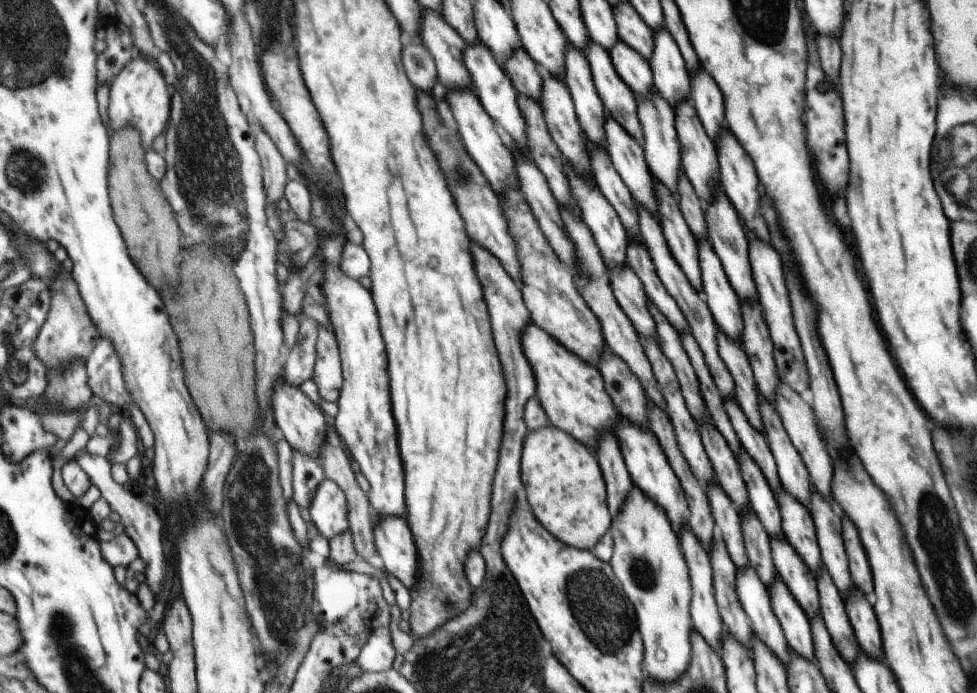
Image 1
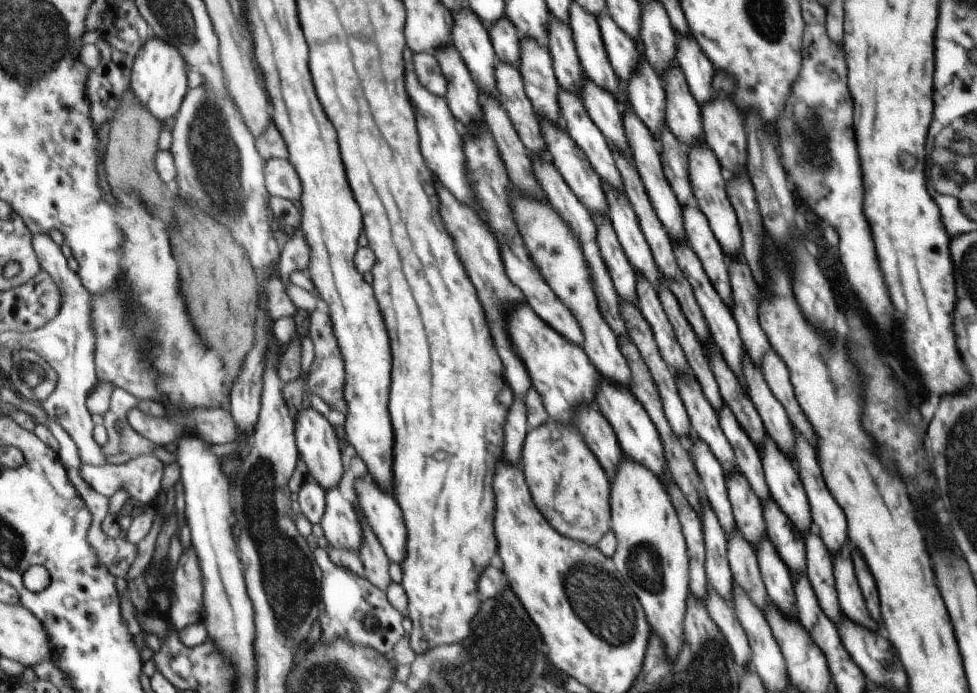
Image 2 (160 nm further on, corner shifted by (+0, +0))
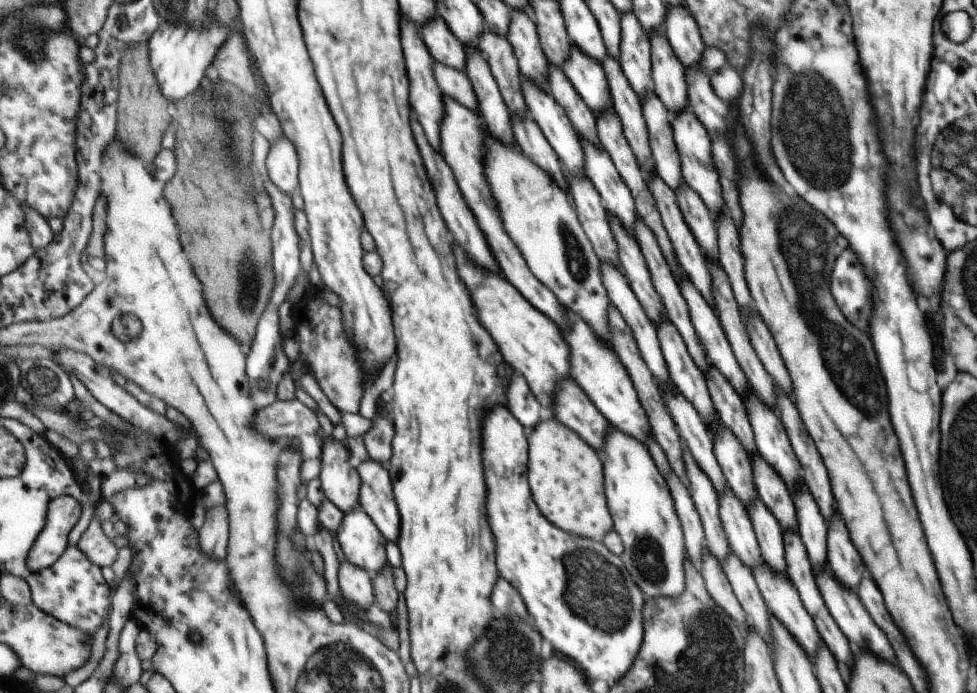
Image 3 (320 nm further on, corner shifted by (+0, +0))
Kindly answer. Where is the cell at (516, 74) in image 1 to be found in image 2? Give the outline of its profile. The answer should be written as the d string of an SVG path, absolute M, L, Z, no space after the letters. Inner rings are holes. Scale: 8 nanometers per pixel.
M501 18L496 25L489 25L489 32L498 60L509 62L515 70L518 70L519 35L509 22L509 18Z

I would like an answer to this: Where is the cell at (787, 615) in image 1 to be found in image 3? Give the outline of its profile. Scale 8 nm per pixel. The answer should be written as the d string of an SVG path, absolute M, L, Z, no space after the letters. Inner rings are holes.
M759 497L748 504L747 512L764 565L774 573L785 573L782 528L774 514Z

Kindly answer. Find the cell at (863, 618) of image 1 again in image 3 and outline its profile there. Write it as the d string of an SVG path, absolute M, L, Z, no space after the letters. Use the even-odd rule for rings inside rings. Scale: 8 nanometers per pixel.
M832 514L830 518L827 522L829 528L826 536L827 564L835 578L855 592L863 574L861 556L853 548L847 536L847 528L843 526L843 520L837 514Z

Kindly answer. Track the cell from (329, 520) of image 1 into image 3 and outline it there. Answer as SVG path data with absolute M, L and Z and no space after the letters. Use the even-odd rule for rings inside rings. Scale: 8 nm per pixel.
M361 506L345 513L344 523L335 535L346 559L377 576L390 564L388 540Z

